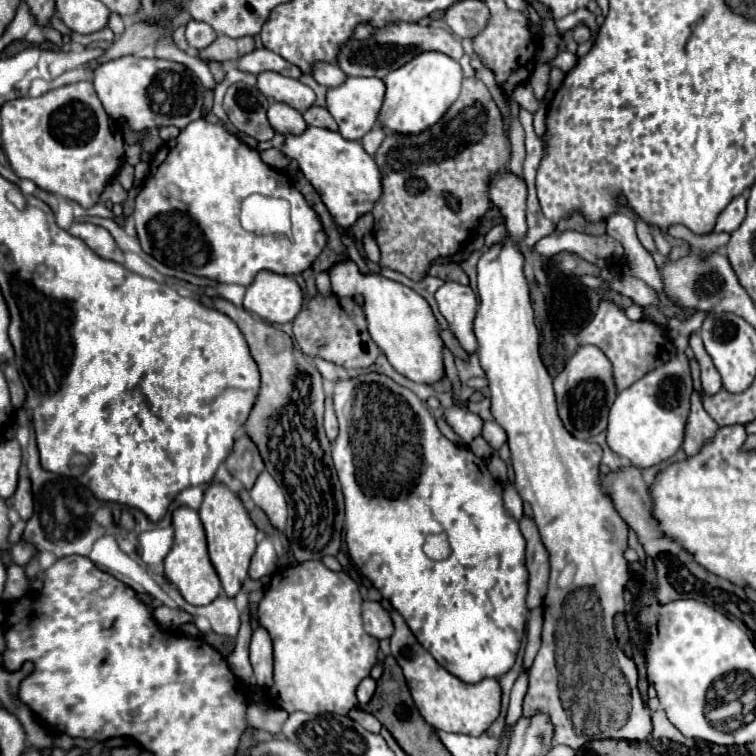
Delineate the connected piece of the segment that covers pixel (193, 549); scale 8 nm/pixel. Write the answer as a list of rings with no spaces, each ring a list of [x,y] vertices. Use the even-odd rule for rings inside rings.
[[[180,506],[174,510],[172,524],[174,524],[174,544],[172,544],[172,550],[168,552],[168,556],[164,558],[164,574],[172,584],[176,584],[176,588],[180,590],[180,594],[184,596],[186,602],[204,606],[204,604],[212,602],[214,598],[218,598],[218,594],[222,590],[220,578],[208,558],[204,526],[200,522],[198,512],[188,506]]]

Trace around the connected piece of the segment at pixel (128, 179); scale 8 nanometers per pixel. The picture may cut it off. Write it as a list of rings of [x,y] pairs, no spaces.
[[[122,164],[122,168],[118,170],[118,180],[124,186],[124,190],[130,190],[134,182],[134,168],[130,164]]]

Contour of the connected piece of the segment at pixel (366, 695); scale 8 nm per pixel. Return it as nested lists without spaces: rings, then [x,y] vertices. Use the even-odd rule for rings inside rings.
[[[368,676],[368,678],[364,678],[364,680],[360,682],[360,686],[358,686],[358,690],[356,690],[356,696],[358,696],[362,708],[370,702],[374,690],[376,690],[376,680],[374,680],[372,676]]]

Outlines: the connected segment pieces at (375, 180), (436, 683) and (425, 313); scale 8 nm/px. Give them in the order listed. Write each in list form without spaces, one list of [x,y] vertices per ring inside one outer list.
[[[308,126],[300,136],[284,136],[280,150],[290,160],[298,162],[306,180],[316,188],[332,218],[342,228],[352,226],[360,216],[370,212],[382,196],[382,174],[374,158],[362,148],[360,142],[344,140],[338,132]]]
[[[392,610],[390,612],[394,620],[394,634],[390,638],[390,648],[392,656],[400,664],[404,678],[408,682],[410,694],[414,698],[416,708],[420,710],[422,718],[434,726],[436,730],[444,732],[456,732],[456,734],[468,734],[468,736],[480,736],[488,726],[498,718],[500,714],[500,704],[502,704],[502,692],[500,684],[494,678],[480,680],[476,684],[464,684],[460,678],[444,670],[424,646],[414,638],[412,630],[404,622],[404,618]]]
[[[352,260],[336,264],[330,270],[330,280],[333,293],[339,297],[353,298],[357,294],[364,296],[364,314],[370,336],[386,354],[396,372],[428,386],[444,378],[444,342],[440,338],[440,326],[430,304],[420,294],[380,274],[364,276]]]

